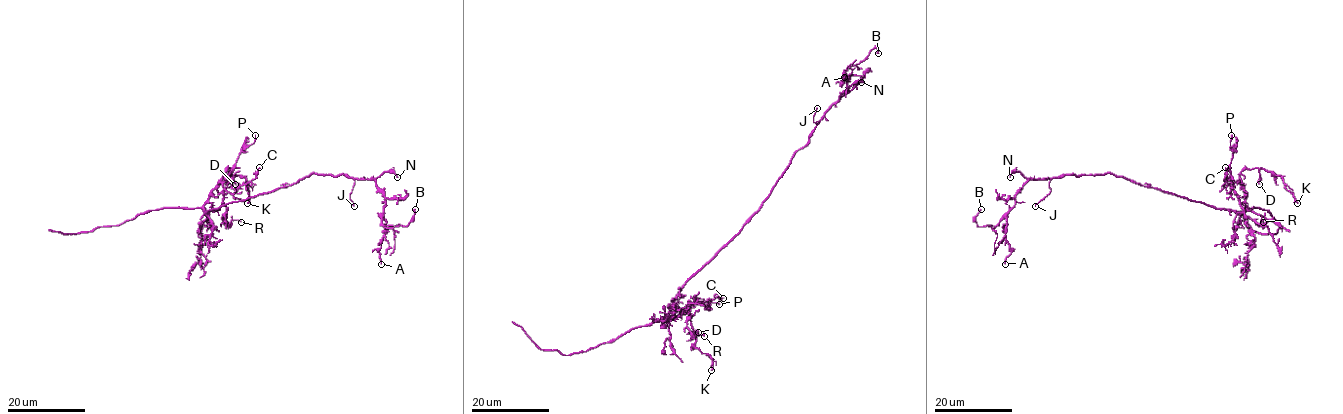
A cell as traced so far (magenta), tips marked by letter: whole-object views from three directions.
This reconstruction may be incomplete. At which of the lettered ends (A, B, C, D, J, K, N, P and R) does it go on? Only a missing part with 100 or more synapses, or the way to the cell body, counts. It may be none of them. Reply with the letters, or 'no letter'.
no letter

